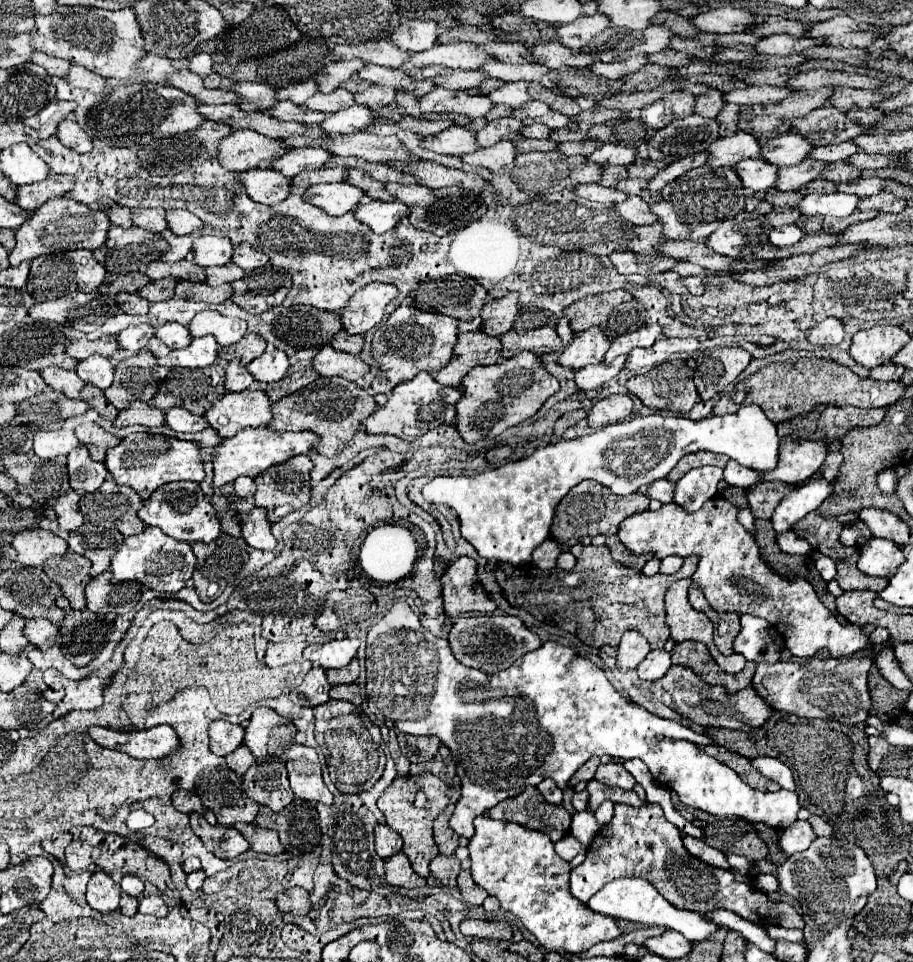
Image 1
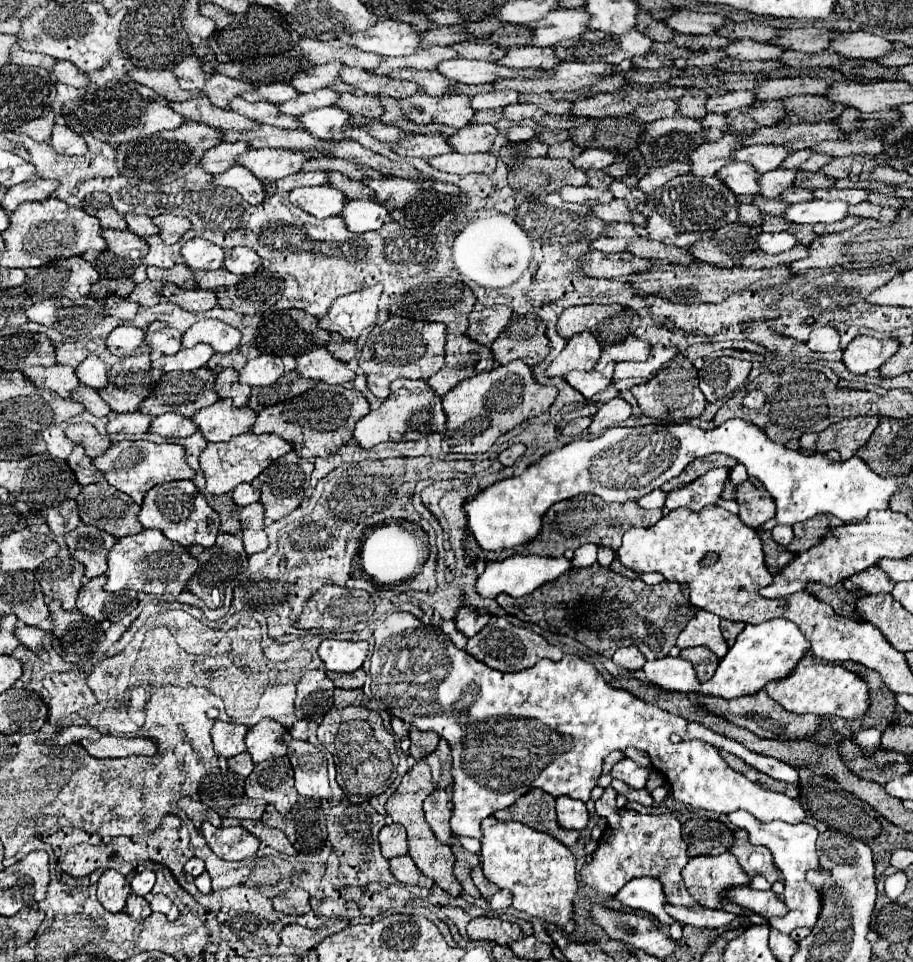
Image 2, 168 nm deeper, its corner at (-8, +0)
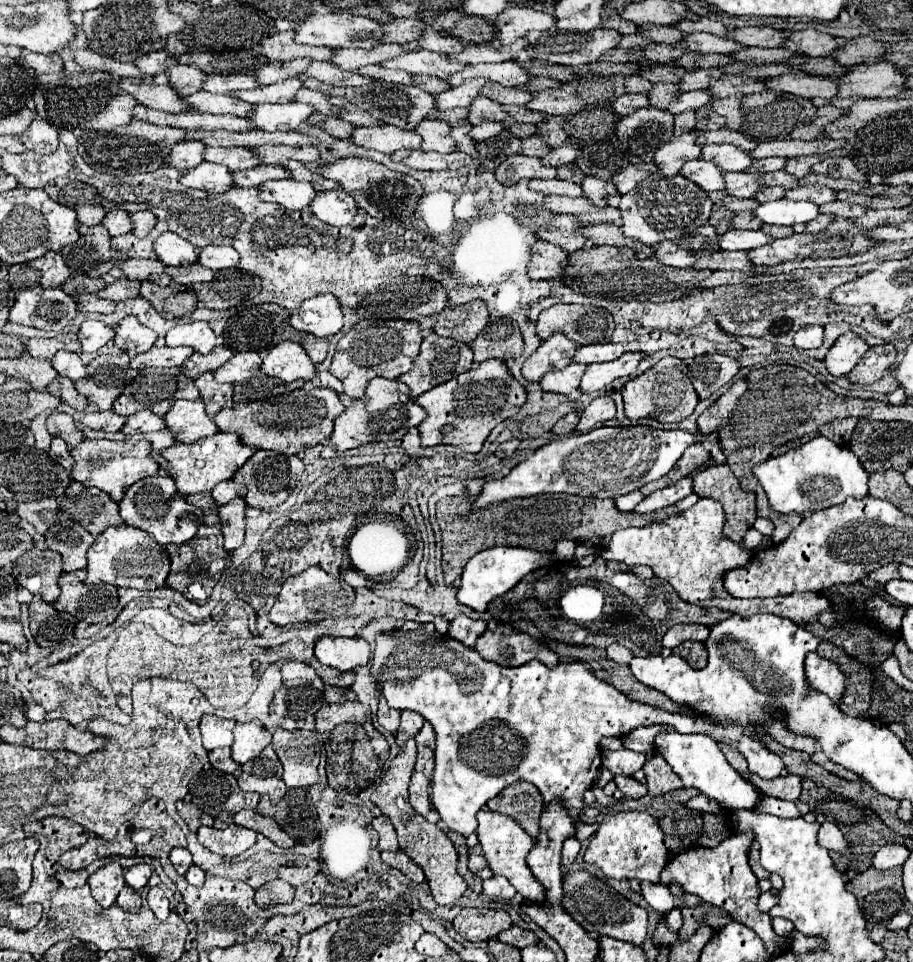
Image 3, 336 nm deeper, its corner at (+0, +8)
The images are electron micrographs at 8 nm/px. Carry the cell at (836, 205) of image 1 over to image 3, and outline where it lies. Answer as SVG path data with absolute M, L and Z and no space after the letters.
M775 200L775 202L765 202L759 204L759 208L755 210L757 218L765 224L785 224L785 226L793 226L793 224L807 224L809 220L819 216L819 206L815 202L805 202L805 200Z

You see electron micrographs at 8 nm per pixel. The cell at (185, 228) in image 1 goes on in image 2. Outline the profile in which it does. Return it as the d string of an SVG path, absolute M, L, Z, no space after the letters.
M173 214L153 216L153 224L159 228L159 236L163 238L165 244L179 242L179 238L191 228L191 222L187 218L173 216Z

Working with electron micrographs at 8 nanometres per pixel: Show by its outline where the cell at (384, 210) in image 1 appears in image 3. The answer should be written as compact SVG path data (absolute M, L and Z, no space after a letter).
M339 188L339 190L331 190L331 192L317 192L317 196L311 204L311 212L325 224L347 226L347 224L351 224L351 220L359 212L359 208L357 208L355 200Z

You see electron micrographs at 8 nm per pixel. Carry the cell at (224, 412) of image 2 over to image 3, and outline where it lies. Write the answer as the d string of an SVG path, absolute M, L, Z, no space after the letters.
M177 400L173 408L165 414L167 428L175 434L179 442L191 444L219 432L213 418L205 414L205 402L199 400Z

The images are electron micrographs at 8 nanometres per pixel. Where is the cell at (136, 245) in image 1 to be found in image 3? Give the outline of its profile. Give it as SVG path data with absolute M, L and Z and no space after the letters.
M103 224L97 226L79 226L81 238L63 248L67 264L73 272L83 272L87 276L103 276L111 268L119 266L125 260L125 254L111 244L111 236Z

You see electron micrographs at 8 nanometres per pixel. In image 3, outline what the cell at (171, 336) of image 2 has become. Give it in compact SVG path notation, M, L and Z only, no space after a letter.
M127 316L115 326L115 346L125 352L147 352L157 342L157 332L143 326L137 316Z

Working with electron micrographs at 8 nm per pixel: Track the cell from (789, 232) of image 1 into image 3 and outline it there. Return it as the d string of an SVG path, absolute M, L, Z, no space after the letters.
M727 230L719 238L723 250L755 250L773 242L773 238L763 230Z

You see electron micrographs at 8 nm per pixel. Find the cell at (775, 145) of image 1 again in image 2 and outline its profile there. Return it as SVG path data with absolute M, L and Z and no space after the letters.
M747 146L747 148L741 148L741 150L735 150L735 156L733 160L739 160L739 162L747 162L751 164L759 174L763 172L769 172L769 170L775 170L779 168L779 164L787 158L787 150L783 146Z

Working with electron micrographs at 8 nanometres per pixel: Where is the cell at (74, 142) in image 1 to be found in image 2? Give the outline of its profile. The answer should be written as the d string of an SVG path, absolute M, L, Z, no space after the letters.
M53 126L53 132L51 132L51 142L53 150L57 154L67 154L67 156L79 156L79 154L85 154L87 152L87 144L85 140L71 132L69 128L65 126Z

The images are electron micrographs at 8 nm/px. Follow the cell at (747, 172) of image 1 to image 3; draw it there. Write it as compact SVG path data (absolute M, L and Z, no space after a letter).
M703 158L691 160L683 166L683 176L687 176L689 180L695 180L695 184L699 184L705 192L713 192L713 190L723 190L725 188L725 172L713 164L707 162Z

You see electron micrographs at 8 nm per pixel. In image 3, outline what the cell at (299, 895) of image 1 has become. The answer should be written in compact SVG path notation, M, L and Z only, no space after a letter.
M271 880L255 892L255 904L259 908L269 908L275 904L289 904L293 902L295 888L285 880Z

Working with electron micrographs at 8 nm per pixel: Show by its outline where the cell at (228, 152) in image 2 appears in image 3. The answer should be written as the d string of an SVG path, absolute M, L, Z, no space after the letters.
M187 140L179 142L173 150L171 156L167 158L167 164L179 170L191 170L203 162L203 150L205 142L203 140Z

